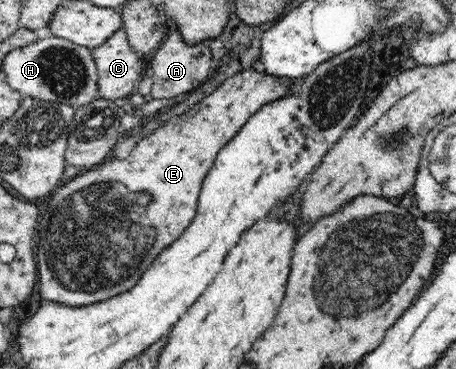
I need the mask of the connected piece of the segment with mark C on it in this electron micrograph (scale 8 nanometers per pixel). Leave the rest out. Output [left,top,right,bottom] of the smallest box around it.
[92,28,145,100]

